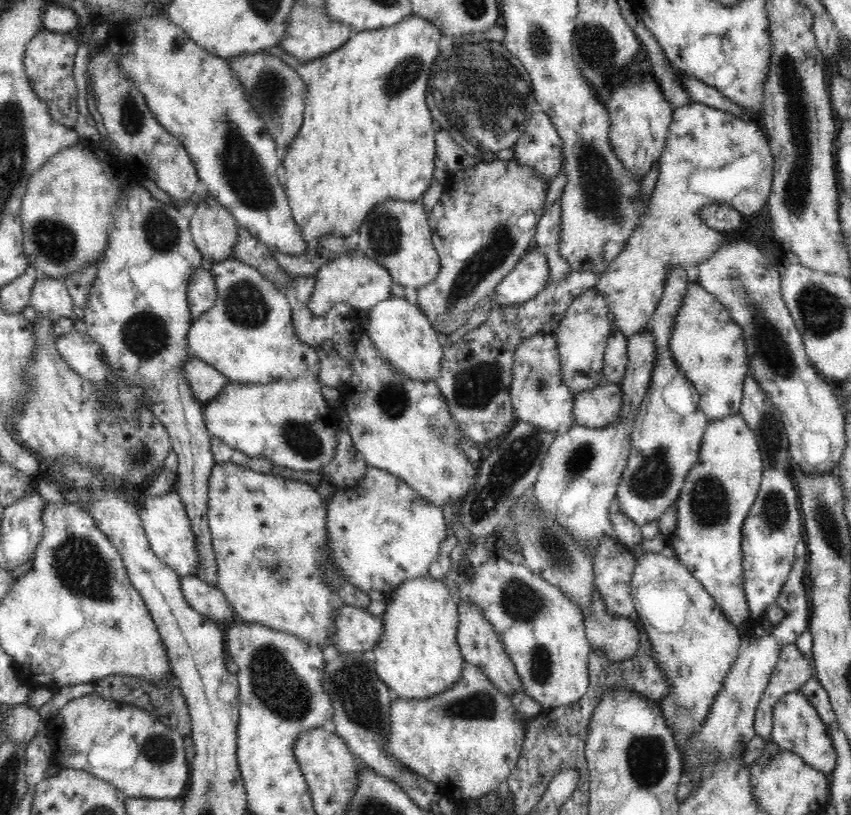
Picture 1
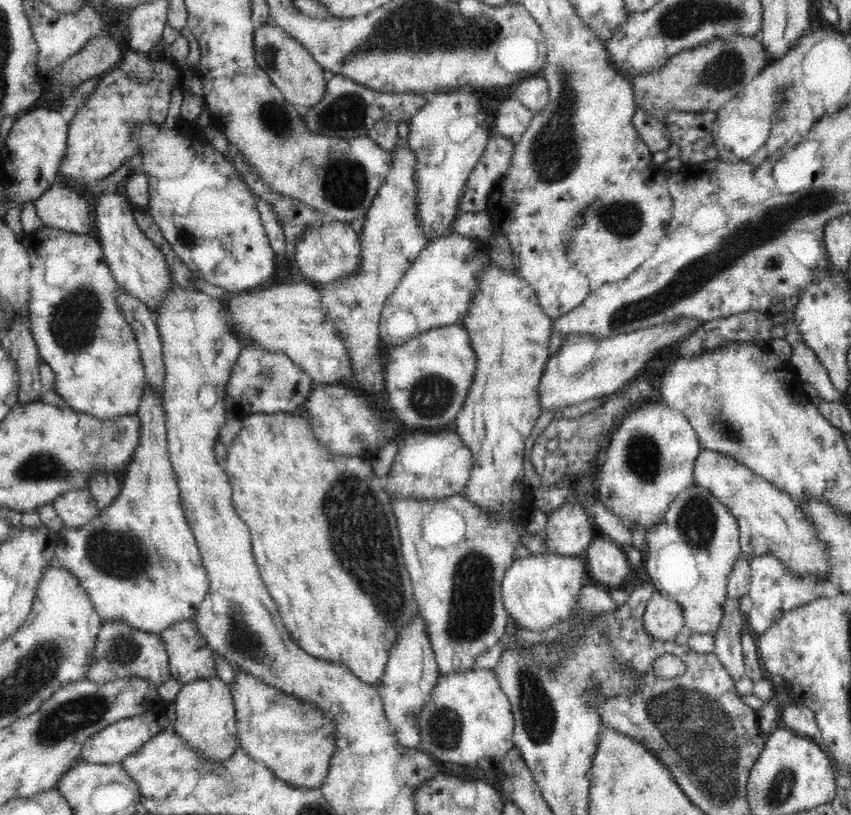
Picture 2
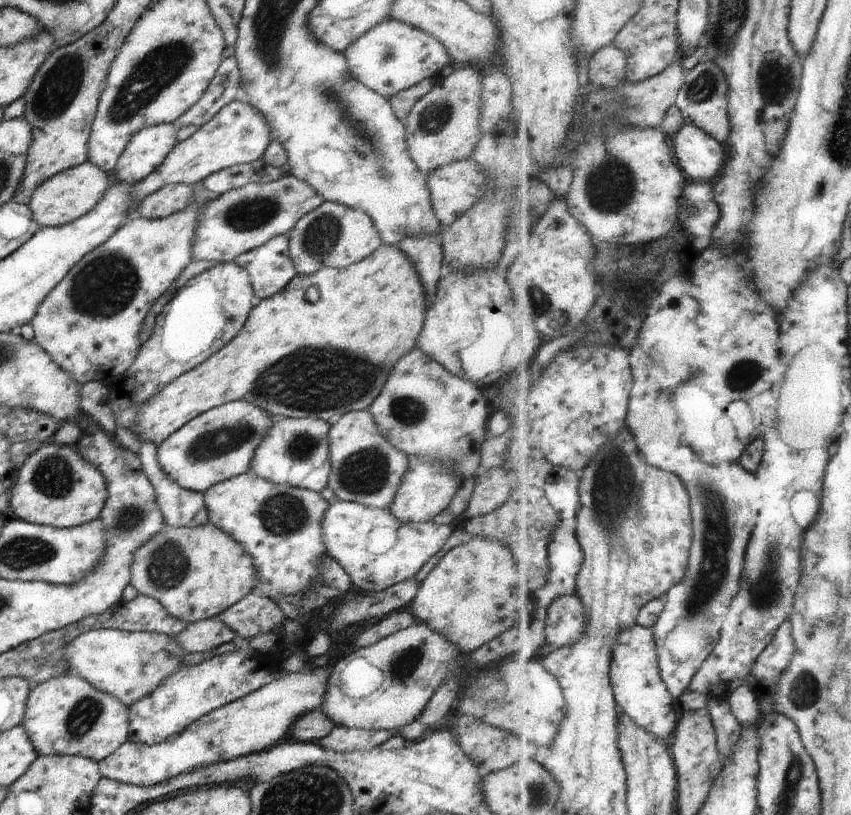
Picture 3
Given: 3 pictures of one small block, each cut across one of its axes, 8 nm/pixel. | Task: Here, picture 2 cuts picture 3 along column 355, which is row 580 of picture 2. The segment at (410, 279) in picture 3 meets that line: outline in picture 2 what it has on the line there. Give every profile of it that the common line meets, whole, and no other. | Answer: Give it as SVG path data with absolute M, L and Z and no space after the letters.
M301 411L293 413L276 412L248 414L240 418L242 426L238 430L236 437L232 440L228 452L226 452L226 466L224 471L230 477L233 488L233 506L240 519L250 529L252 537L253 554L258 563L258 570L262 575L262 580L266 583L266 588L272 599L276 600L283 624L288 629L293 641L304 652L316 658L328 660L332 663L342 662L347 666L354 676L362 682L374 687L378 686L384 668L388 663L390 648L396 642L398 632L404 629L416 616L419 616L417 601L412 597L413 584L406 564L404 564L403 553L401 550L401 540L399 537L398 521L391 499L378 482L378 477L374 474L371 467L371 460L361 456L335 456L325 449L325 446L315 437L309 420Z

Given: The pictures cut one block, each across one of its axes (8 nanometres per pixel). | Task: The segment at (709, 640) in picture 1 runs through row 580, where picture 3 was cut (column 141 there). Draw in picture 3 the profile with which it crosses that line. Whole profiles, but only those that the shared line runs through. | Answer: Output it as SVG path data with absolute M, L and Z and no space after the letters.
M98 629L81 634L65 648L65 659L69 662L70 671L87 680L95 689L121 700L127 707L148 696L175 673L184 663L189 662L189 654L178 647L175 637L146 631L128 632L120 629Z

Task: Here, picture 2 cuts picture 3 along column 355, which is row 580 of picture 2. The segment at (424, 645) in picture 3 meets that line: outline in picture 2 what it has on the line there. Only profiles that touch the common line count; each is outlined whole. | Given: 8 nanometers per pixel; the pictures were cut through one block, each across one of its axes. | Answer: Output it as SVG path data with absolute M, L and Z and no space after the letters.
M693 485L681 493L672 505L664 521L652 529L646 529L648 546L643 554L644 566L656 591L676 601L684 614L685 626L698 634L711 634L720 628L727 599L727 582L736 560L743 556L740 543L740 526L737 519L707 488Z

